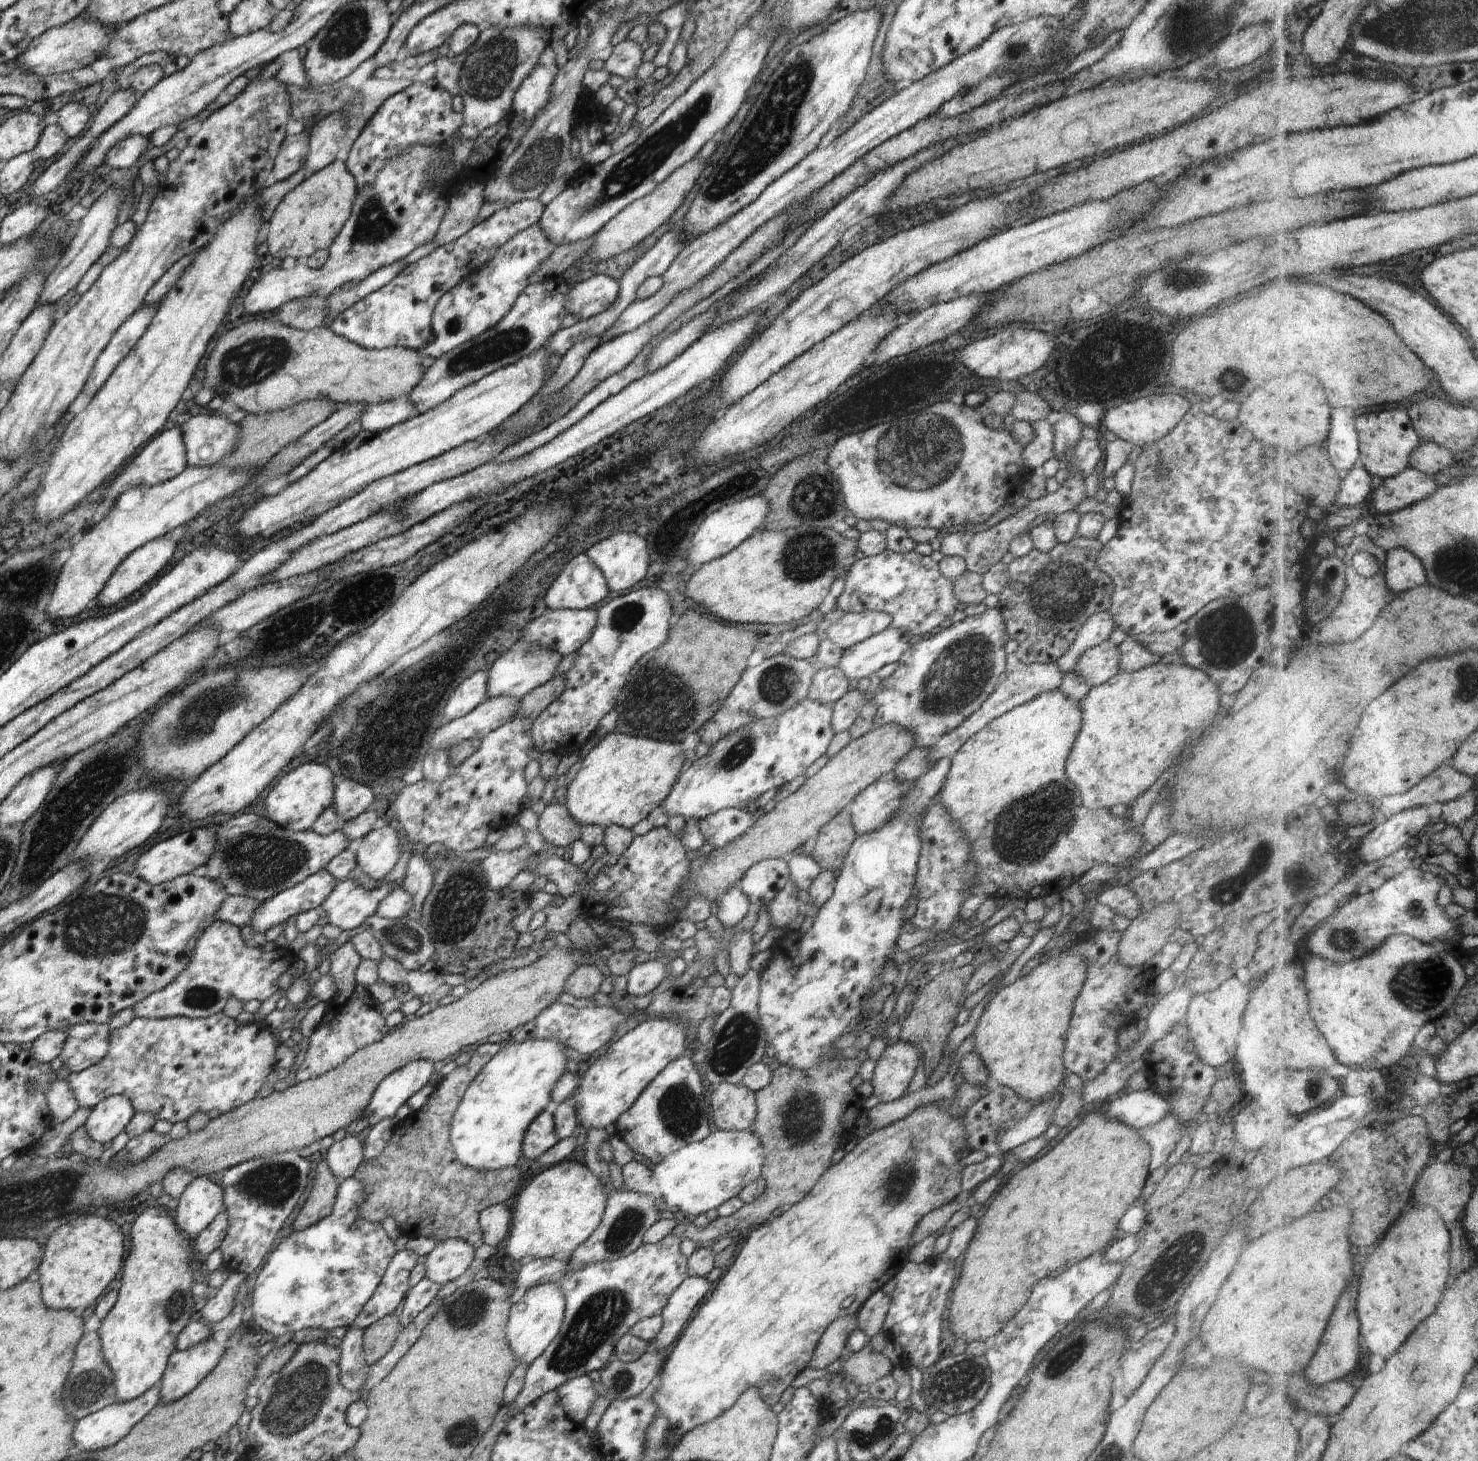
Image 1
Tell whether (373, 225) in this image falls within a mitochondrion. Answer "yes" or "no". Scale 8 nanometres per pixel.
yes

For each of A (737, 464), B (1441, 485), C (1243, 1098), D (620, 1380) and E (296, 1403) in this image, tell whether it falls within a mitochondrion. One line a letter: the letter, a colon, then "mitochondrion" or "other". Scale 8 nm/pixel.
A: other
B: other
C: other
D: mitochondrion
E: mitochondrion

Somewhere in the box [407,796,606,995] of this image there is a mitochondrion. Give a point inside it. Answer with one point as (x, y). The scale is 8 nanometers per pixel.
(459, 893)

